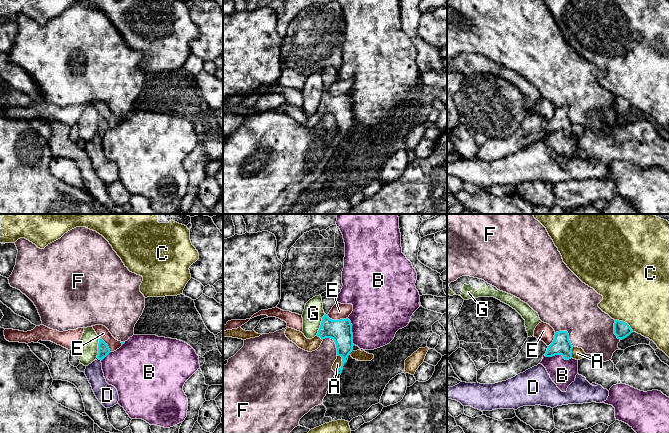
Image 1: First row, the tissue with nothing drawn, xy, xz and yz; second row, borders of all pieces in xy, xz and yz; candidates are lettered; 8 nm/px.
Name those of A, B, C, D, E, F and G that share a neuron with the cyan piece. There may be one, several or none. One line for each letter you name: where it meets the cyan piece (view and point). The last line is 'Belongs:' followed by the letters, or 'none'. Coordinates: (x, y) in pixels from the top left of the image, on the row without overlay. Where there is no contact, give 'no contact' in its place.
Belongs: none

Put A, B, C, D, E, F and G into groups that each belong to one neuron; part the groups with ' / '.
A / B / C / D / E / F / G

